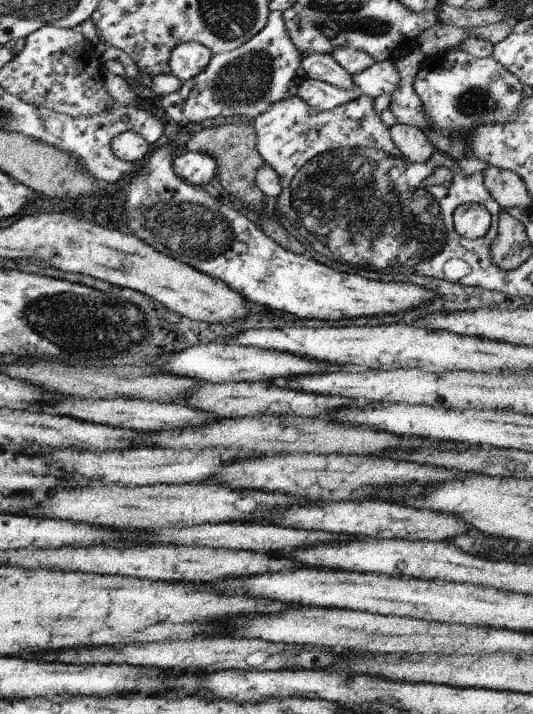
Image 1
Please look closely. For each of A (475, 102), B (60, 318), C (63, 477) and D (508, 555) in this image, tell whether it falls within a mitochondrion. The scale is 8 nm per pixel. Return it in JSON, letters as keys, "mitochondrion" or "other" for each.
{"A":"mitochondrion","B":"mitochondrion","C":"other","D":"other"}

